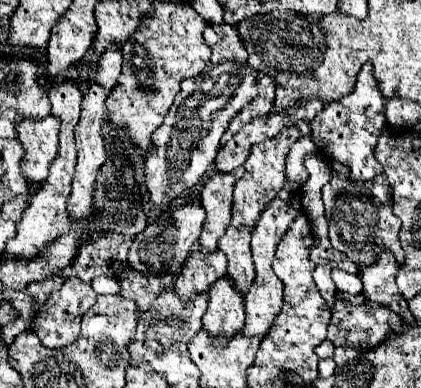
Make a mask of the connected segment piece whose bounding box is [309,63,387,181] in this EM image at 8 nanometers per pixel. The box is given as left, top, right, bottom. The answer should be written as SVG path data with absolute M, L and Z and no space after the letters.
M365 63L357 75L357 83L353 93L349 93L343 99L331 101L311 119L311 139L315 145L327 145L327 155L335 157L339 163L349 165L351 179L355 181L367 181L379 175L381 163L375 159L373 149L377 145L377 139L387 125L383 115L385 99L381 95L381 89L373 75L373 63Z

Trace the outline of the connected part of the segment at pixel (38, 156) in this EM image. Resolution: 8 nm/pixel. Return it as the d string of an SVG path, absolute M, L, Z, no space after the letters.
M49 115L39 121L21 119L17 123L17 139L25 147L21 171L27 181L43 183L47 179L49 165L59 153L59 125L61 121L55 115Z

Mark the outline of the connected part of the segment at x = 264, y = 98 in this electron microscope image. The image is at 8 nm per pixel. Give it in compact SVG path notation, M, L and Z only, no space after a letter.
M267 75L267 79L263 77L259 83L259 95L247 107L243 107L239 115L233 117L231 125L223 135L223 143L231 139L243 127L243 123L247 123L247 119L255 119L255 115L267 115L273 109L273 103L275 103L275 79Z

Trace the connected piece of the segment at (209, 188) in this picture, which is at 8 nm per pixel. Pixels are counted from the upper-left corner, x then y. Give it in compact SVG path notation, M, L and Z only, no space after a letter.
M243 166L227 175L215 175L207 179L201 191L201 203L207 213L207 221L201 233L201 247L203 251L215 251L217 241L223 237L227 223L231 221L231 197L233 185L245 174Z

